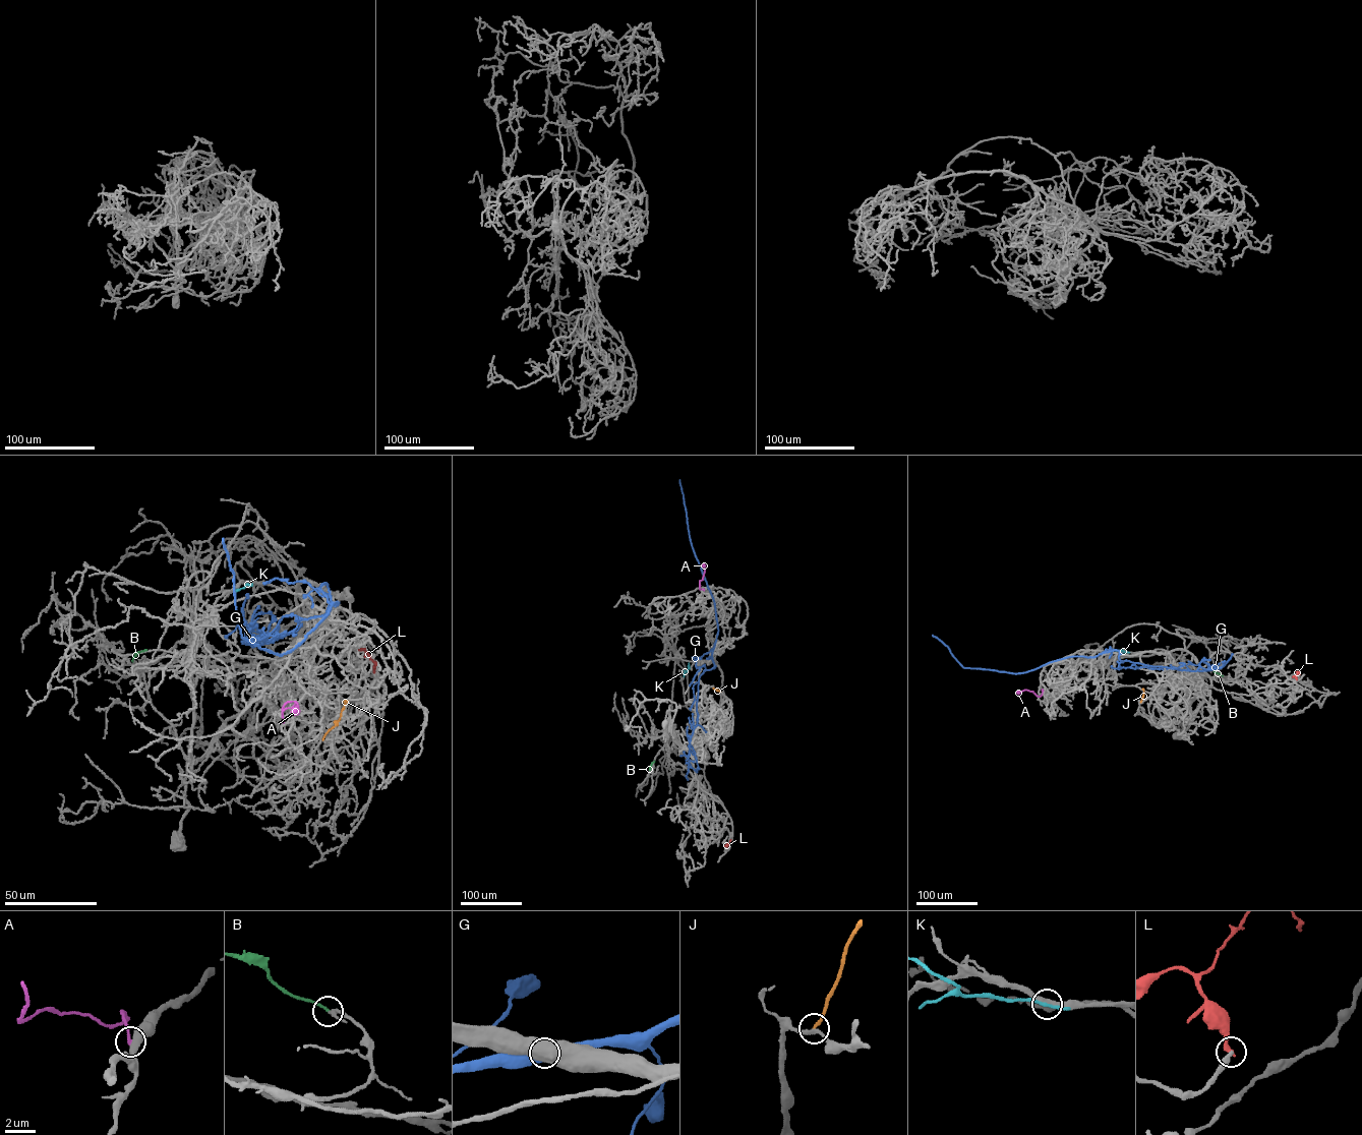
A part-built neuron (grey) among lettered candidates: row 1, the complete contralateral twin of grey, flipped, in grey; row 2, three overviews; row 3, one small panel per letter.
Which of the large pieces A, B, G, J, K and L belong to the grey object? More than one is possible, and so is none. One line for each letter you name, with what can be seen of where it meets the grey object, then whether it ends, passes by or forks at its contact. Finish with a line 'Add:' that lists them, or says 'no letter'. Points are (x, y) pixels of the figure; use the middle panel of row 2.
Add: no letter

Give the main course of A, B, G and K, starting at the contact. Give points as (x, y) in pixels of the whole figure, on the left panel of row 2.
A: (295, 706), (294, 701), (285, 704), (283, 722), (282, 712), (296, 703), (294, 711)
B: (132, 661), (137, 652), (146, 649)
G: (319, 589), (331, 604), (339, 602), (300, 644), (282, 654), (260, 649), (241, 637), (234, 576), (223, 538)
K: (235, 591), (249, 586)

